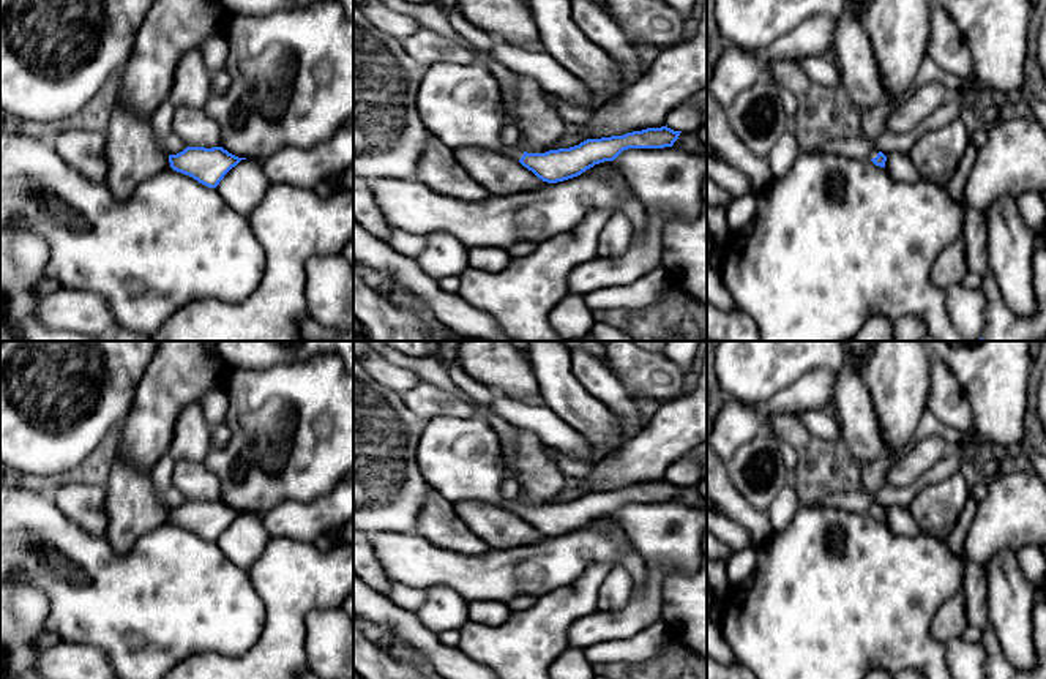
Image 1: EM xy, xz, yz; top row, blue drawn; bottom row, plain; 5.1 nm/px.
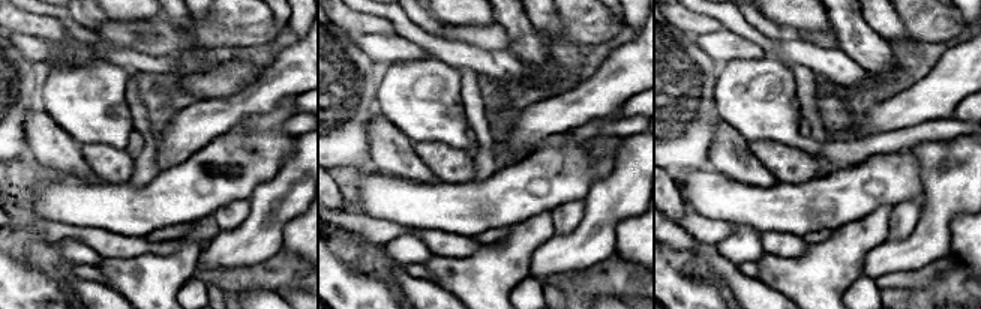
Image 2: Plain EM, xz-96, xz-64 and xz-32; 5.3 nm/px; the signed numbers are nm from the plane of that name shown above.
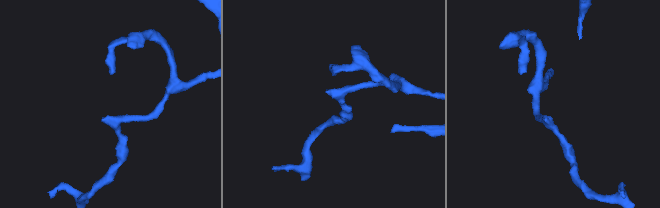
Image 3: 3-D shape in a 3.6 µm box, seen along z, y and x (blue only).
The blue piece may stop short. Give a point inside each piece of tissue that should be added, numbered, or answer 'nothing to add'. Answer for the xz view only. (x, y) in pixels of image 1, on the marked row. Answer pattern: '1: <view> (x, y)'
1: xz (461, 105)

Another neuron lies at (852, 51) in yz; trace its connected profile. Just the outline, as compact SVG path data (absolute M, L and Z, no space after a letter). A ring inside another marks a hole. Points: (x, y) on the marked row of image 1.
M849 13L835 17L831 62L838 66L841 87L863 111L893 99L880 77L872 44L860 21Z

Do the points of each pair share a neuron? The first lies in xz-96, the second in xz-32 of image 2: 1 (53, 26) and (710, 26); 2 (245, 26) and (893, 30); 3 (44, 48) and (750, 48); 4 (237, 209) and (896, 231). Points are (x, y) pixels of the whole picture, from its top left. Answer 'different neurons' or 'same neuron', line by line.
1: same neuron
2: different neurons
3: same neuron
4: same neuron

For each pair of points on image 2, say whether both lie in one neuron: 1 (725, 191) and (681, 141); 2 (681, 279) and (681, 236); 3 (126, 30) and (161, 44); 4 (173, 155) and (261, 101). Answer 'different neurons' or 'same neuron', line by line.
1: different neurons
2: different neurons
3: same neuron
4: same neuron

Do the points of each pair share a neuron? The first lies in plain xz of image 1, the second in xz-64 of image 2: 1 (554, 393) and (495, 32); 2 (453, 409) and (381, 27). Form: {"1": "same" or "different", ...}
{"1": "different", "2": "different"}

